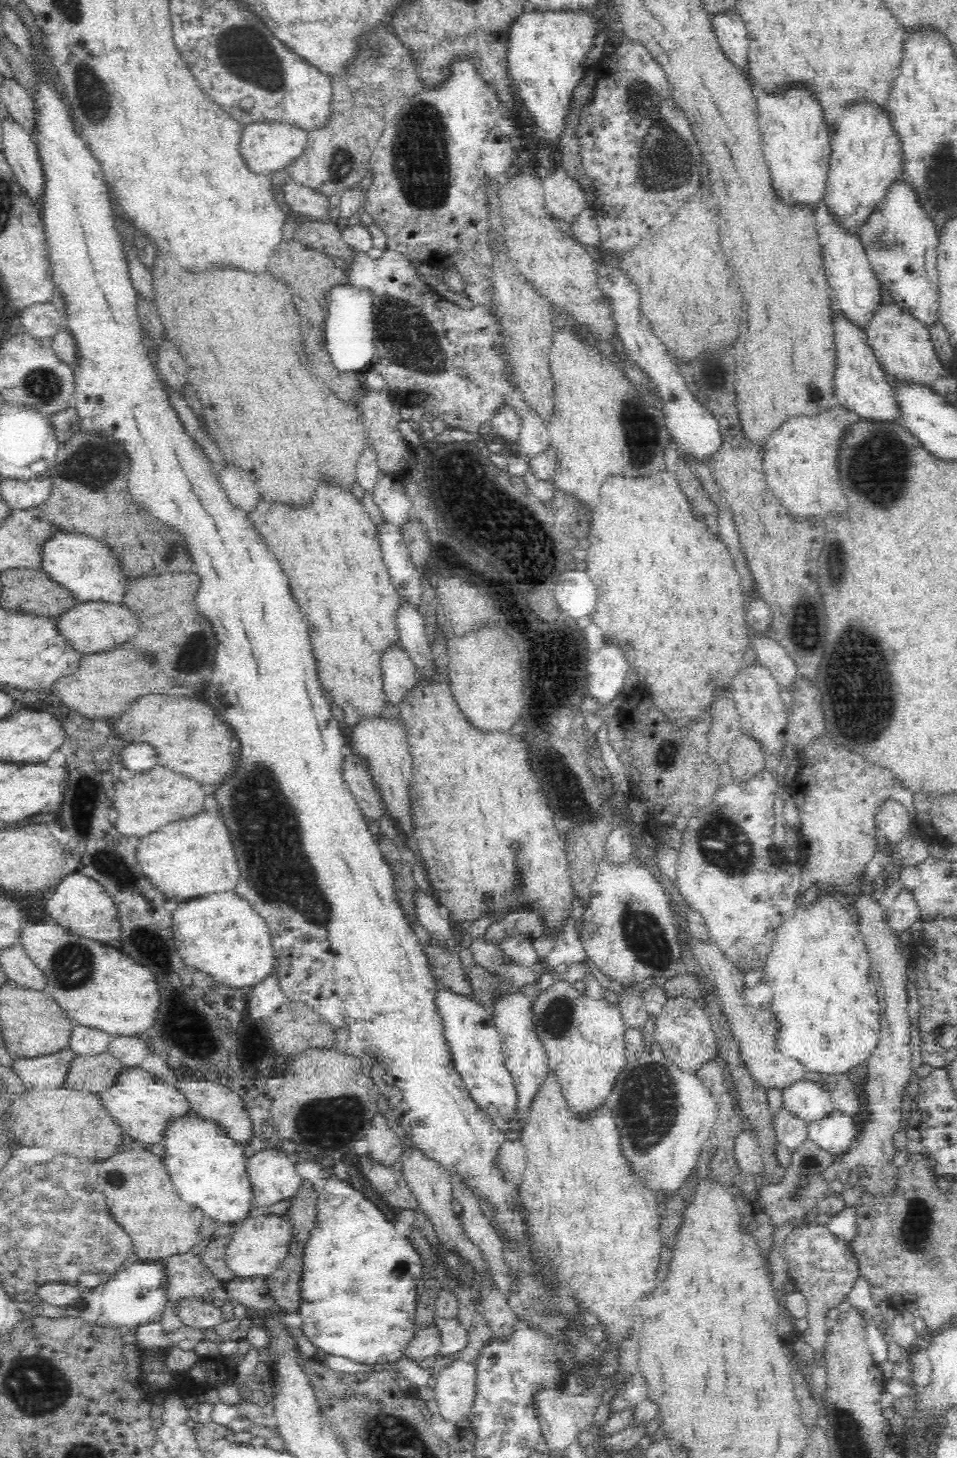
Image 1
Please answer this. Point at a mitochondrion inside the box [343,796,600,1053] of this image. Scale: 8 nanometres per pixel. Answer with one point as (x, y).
(556, 1019)

